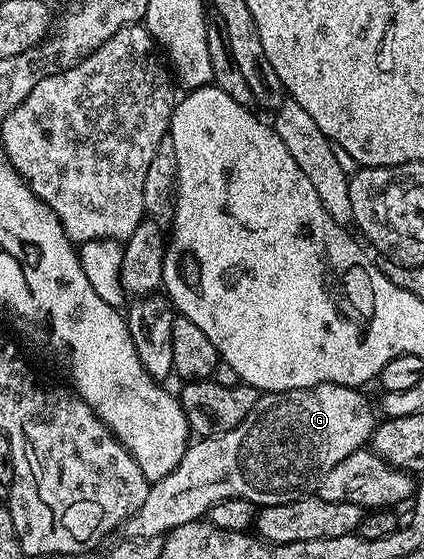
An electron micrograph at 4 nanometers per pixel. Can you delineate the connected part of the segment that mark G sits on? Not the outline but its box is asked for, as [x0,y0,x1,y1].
[123,383,378,538]

